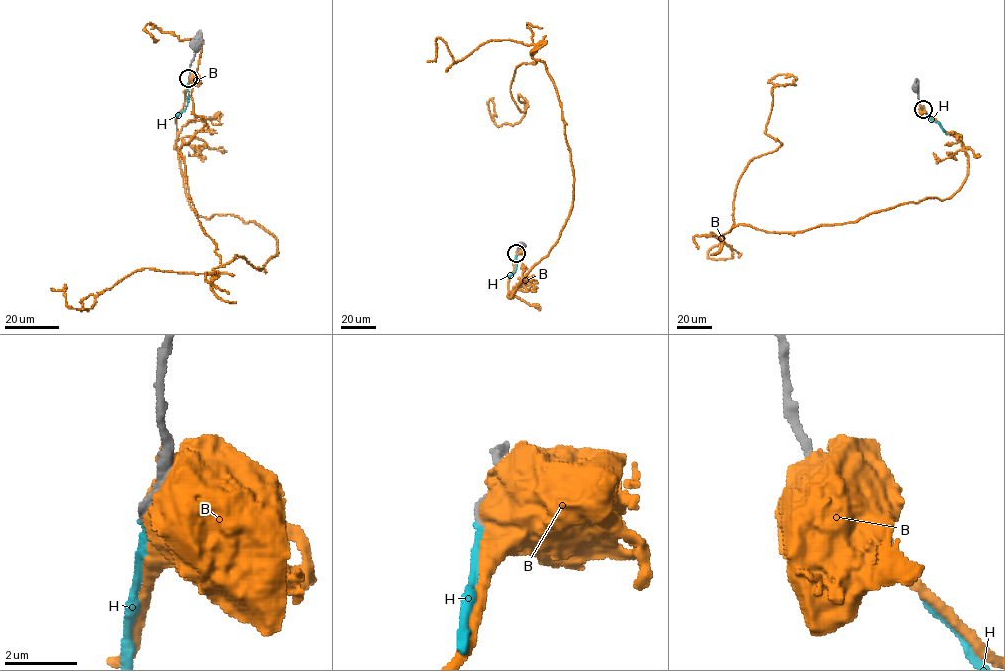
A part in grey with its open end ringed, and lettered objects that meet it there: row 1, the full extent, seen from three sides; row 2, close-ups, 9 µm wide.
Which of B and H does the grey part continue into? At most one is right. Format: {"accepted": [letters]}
{"accepted": ["H"]}

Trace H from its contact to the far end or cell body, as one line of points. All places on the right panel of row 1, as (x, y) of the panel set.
H: (922, 109), (947, 134)

